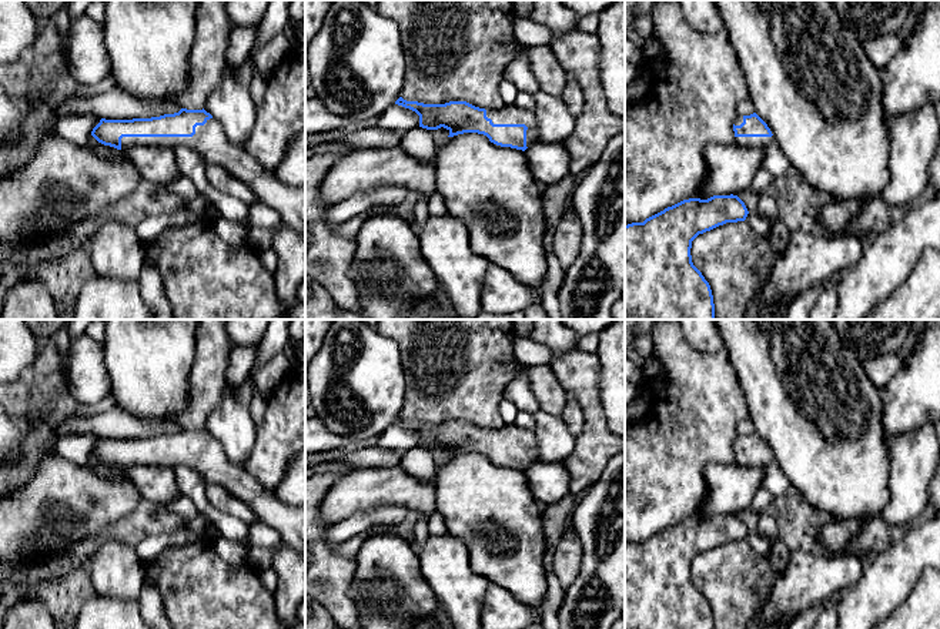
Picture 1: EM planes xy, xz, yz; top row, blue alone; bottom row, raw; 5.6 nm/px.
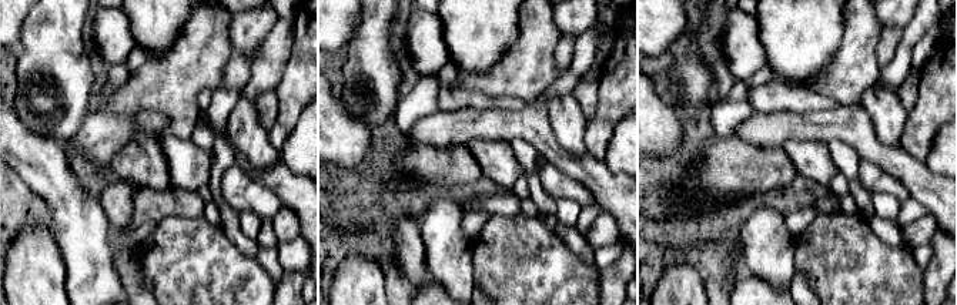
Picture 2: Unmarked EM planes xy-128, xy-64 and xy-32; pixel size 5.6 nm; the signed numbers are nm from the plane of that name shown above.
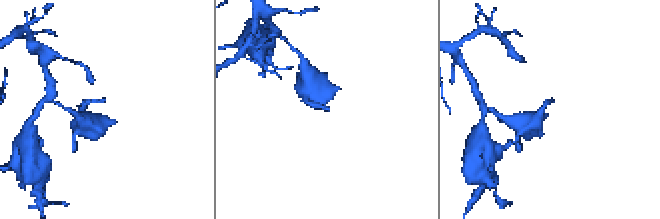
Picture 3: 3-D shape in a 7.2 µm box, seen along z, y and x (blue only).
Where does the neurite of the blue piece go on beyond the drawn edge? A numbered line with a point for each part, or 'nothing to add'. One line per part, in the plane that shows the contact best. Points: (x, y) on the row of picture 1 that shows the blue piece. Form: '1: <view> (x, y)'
1: xy (210, 141)

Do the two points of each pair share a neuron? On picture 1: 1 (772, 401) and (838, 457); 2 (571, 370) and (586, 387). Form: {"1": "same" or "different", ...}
{"1": "same", "2": "same"}

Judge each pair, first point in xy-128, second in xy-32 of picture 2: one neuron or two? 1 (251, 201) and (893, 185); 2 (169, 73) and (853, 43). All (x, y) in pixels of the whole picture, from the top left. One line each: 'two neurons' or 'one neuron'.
1: one neuron
2: one neuron

